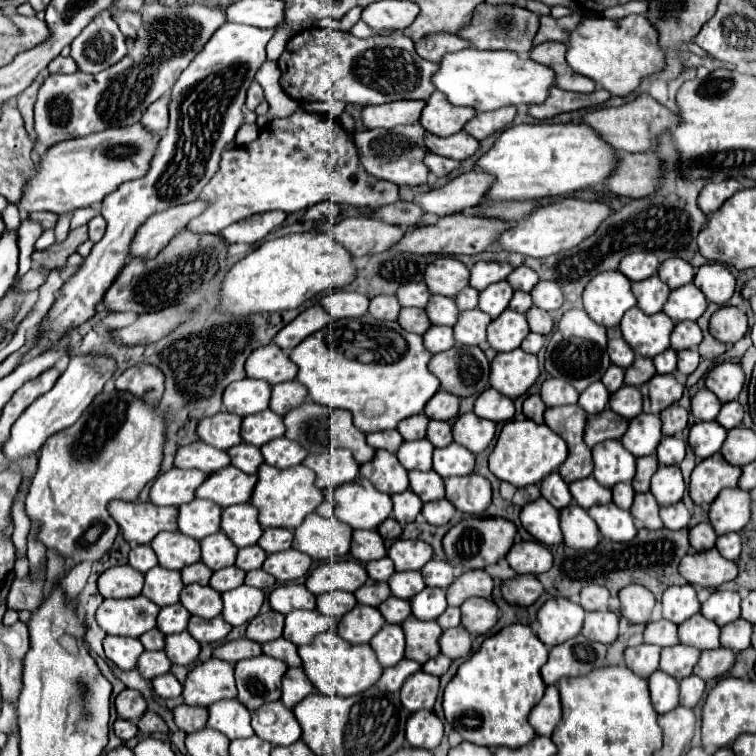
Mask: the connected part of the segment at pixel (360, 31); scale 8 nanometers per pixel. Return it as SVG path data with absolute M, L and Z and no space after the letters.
M360 20L360 22L356 22L354 26L352 26L352 30L350 30L354 36L358 36L358 38L370 38L370 36L376 36L376 34L392 34L392 32L396 32L396 30L382 30L382 32L374 32L374 30L370 30L368 26L364 26L364 22Z

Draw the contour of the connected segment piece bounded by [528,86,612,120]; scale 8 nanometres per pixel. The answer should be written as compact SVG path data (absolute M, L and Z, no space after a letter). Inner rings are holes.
M552 86L548 100L544 104L530 106L528 114L538 120L546 120L546 118L558 116L562 112L574 112L580 108L604 104L610 98L612 98L612 94L606 92L604 88L596 88L592 94L578 94L578 92L566 92L566 90L560 90L558 86Z

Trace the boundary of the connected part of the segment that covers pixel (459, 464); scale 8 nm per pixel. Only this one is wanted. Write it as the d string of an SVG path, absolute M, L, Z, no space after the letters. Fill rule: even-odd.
M452 442L446 448L436 448L434 450L432 468L442 478L466 476L474 470L474 454L470 454L470 450Z

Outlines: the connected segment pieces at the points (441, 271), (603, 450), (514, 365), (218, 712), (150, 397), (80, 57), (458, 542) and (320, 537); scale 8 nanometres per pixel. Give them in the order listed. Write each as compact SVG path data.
M440 256L424 270L424 282L432 294L442 294L454 298L468 286L468 268L450 256Z
M606 440L592 448L594 472L592 476L606 488L618 482L632 482L636 472L636 458L622 446L620 440Z
M516 348L512 352L496 354L496 358L492 360L490 384L498 392L514 400L528 392L528 388L536 382L538 374L540 374L538 358Z
M236 698L234 700L222 700L214 702L210 708L210 718L208 718L208 728L220 730L226 734L230 740L236 738L250 738L254 736L254 730L250 726L250 712L246 706L242 706Z
M138 364L124 370L114 380L114 384L118 390L128 390L152 406L160 402L164 392L162 370L158 370L158 366L146 366L146 364Z
M110 12L98 14L80 36L74 38L70 56L84 74L98 74L126 56L126 40Z
M474 516L452 526L446 532L442 546L444 546L446 560L452 566L460 566L462 570L478 570L478 568L486 568L502 560L508 554L510 546L514 544L514 538L516 538L516 526L510 520Z
M312 512L296 530L292 548L310 554L312 560L328 560L344 556L350 550L352 528L336 518Z

